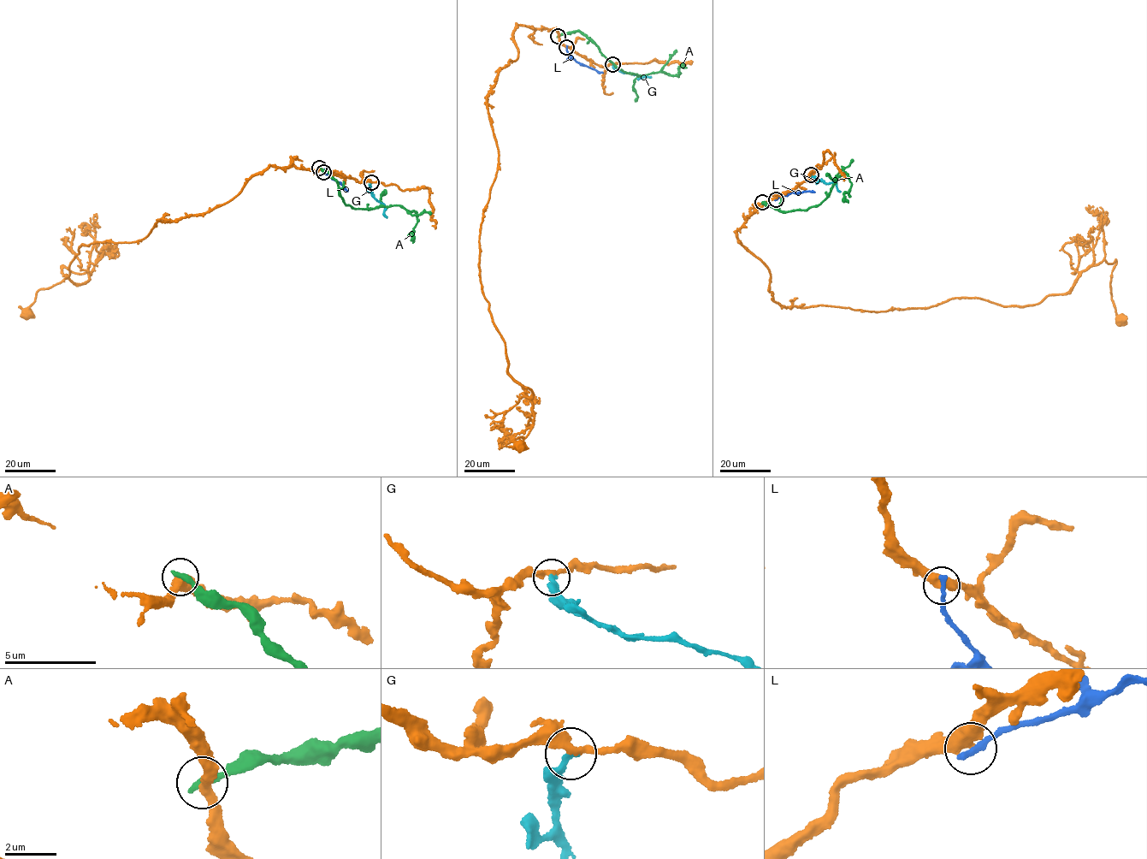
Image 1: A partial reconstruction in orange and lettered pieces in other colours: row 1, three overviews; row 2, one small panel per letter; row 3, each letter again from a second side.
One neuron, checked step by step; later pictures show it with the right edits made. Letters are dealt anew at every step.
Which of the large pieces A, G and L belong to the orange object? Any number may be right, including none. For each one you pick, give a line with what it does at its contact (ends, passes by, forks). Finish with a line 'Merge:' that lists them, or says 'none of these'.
G: it ends
Merge: G

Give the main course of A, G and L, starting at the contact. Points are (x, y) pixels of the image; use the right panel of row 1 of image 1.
A: (762, 202), (784, 211), (816, 206), (827, 198), (836, 176), (844, 172), (851, 184), (844, 193), (848, 203)
G: (811, 175), (826, 183), (833, 181), (841, 192)
L: (776, 199), (792, 192), (814, 192)

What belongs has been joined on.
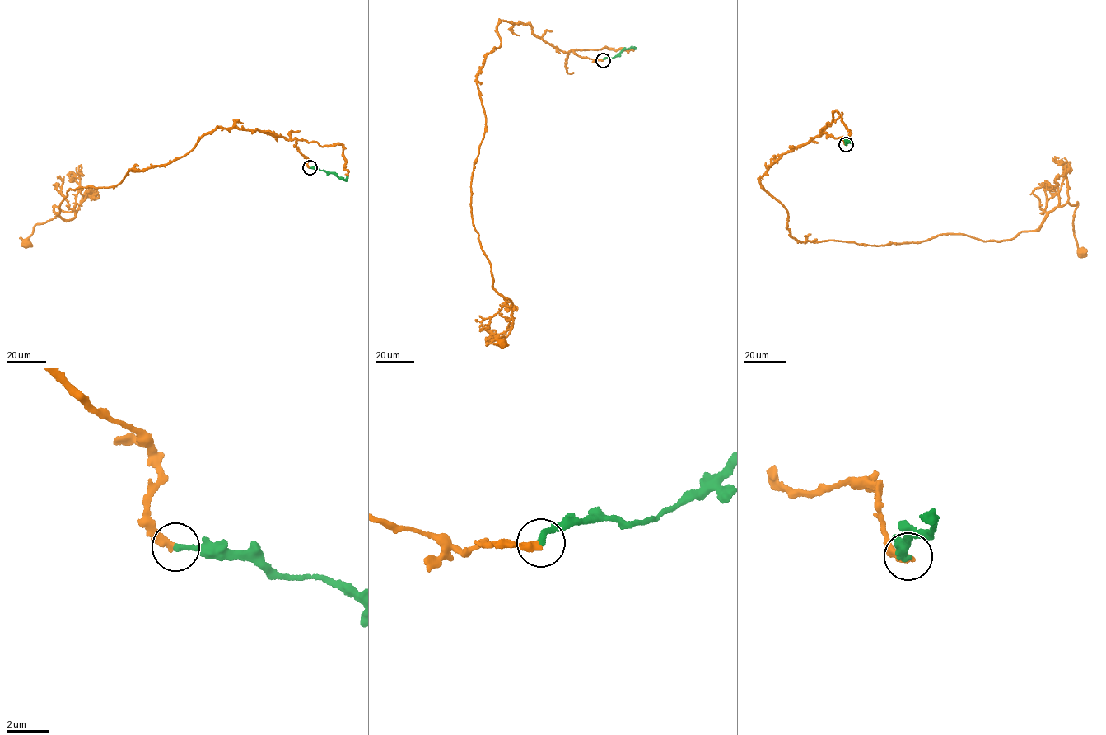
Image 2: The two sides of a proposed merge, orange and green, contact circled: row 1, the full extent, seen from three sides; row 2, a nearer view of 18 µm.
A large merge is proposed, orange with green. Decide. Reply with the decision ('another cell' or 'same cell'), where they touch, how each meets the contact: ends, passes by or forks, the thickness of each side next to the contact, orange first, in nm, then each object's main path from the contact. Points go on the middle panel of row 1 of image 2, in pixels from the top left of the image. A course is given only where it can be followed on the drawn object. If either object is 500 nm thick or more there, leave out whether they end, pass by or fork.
same cell; at (603, 60); orange ends there; green ends there; 320 nm thick on the orange side, 260 nm on the other; orange runs (603, 59), (501, 20), (501, 45), (478, 72), (486, 126), (470, 203), (493, 287), (511, 302), (502, 343); green runs (603, 59), (613, 58), (624, 49), (634, 47)

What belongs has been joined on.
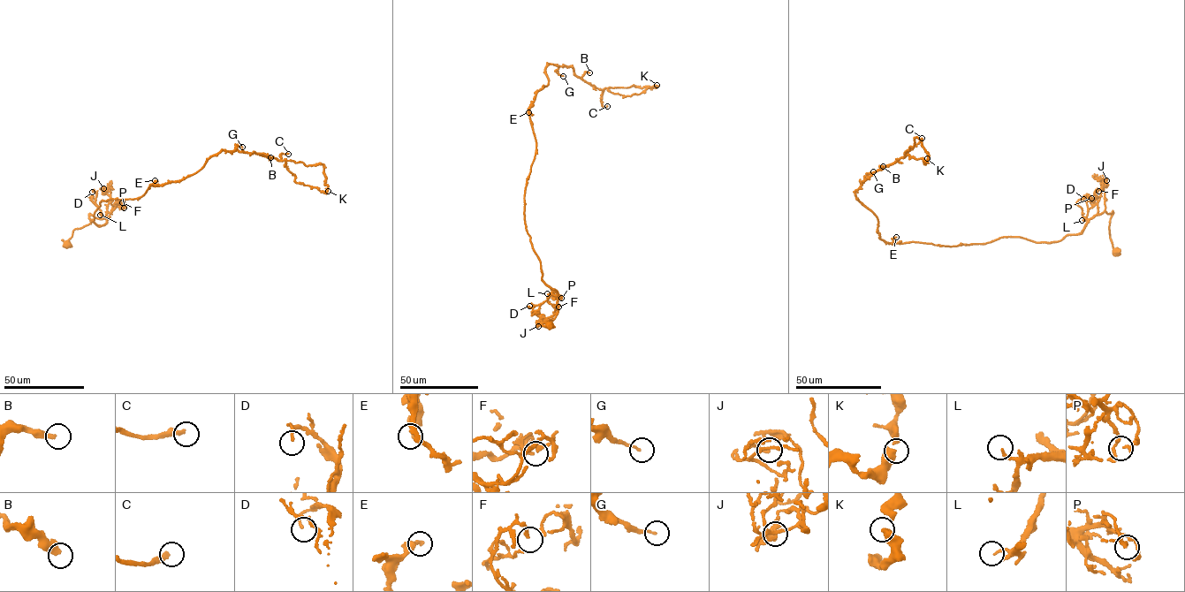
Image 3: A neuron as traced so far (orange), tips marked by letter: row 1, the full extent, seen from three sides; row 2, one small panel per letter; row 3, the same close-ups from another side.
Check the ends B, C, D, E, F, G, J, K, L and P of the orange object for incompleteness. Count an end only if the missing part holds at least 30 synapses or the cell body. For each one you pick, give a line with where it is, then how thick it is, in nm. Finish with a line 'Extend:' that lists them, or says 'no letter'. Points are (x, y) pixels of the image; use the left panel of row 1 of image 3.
C: (288, 154) | 280 nm
Extend: C

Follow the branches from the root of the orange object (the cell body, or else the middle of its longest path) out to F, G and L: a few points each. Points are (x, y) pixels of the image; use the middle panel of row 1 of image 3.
F: (550, 324), (544, 322), (550, 320), (547, 326), (553, 320), (558, 305), (553, 307), (557, 303), (558, 307)
G: (550, 324), (558, 293), (542, 280), (524, 194), (536, 147), (529, 106), (548, 84), (548, 64), (563, 76)
L: (550, 324), (544, 322), (550, 320), (547, 326), (553, 320), (558, 308), (555, 296), (547, 293)

